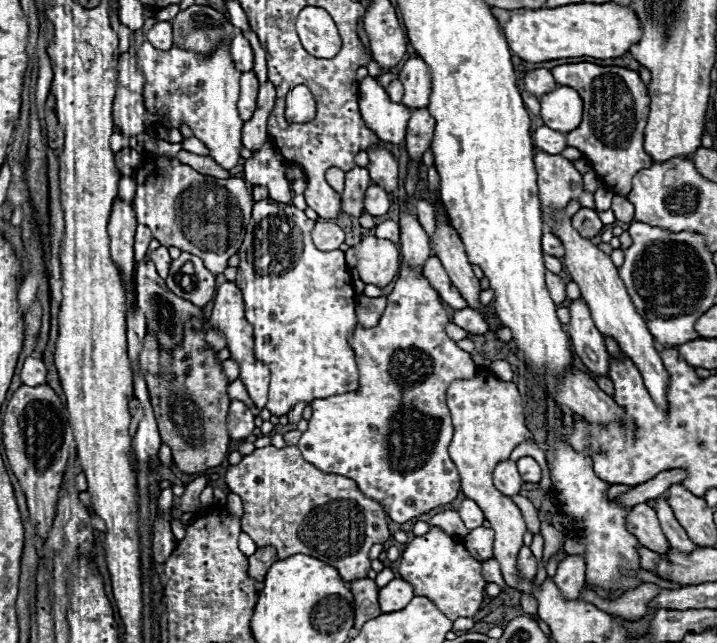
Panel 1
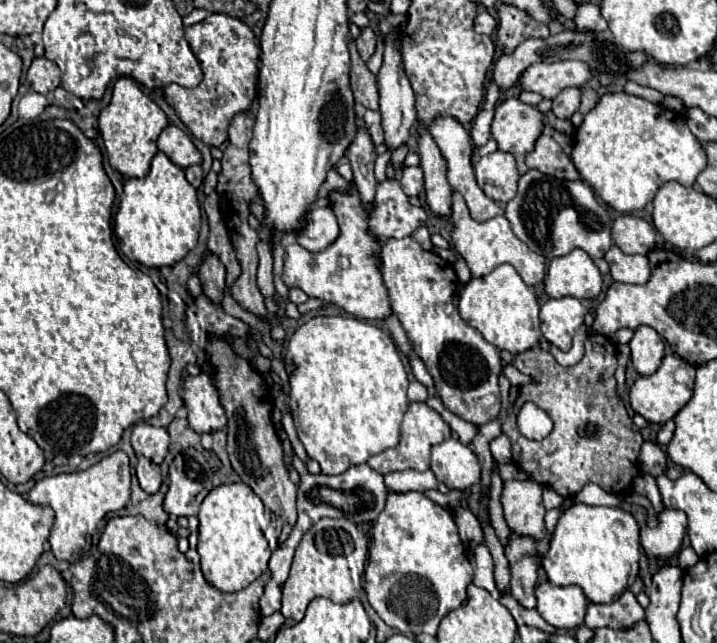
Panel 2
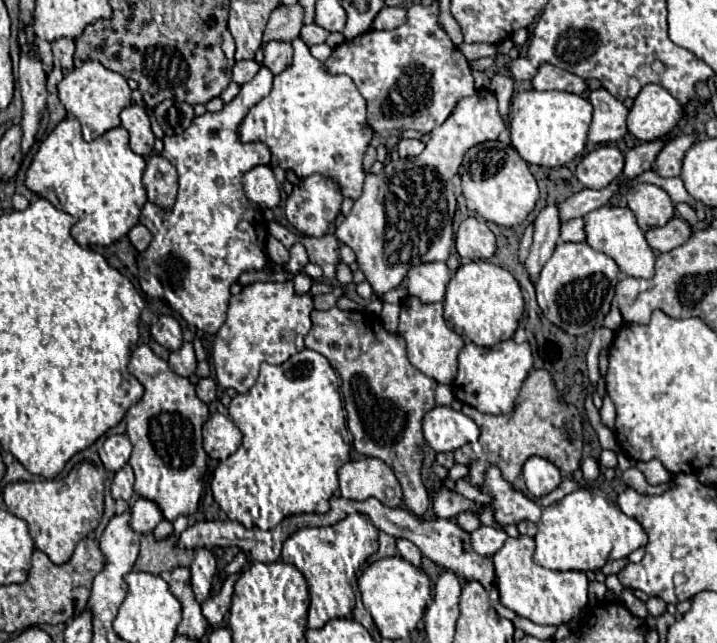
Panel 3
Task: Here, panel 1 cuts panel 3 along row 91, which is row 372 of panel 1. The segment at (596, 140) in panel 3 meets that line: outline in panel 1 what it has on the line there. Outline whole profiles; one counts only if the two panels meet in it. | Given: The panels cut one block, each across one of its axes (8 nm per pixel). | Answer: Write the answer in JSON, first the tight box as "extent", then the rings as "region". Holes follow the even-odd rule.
{"extent":[568,298,608,376],"region":[[[578,298],[572,300],[568,310],[570,310],[568,334],[576,356],[584,362],[584,366],[590,372],[608,376],[608,350],[604,346],[602,334],[598,332],[590,318],[588,304],[582,298]]]}

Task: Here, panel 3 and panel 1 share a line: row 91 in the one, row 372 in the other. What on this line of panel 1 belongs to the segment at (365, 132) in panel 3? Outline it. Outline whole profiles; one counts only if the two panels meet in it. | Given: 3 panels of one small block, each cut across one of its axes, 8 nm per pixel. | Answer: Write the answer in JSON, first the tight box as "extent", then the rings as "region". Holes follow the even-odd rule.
{"extent":[234,198,358,416],"region":[[[270,198],[266,200],[260,200],[254,204],[254,210],[252,210],[252,220],[246,228],[246,236],[244,236],[244,242],[238,250],[238,256],[240,256],[240,266],[238,266],[238,276],[234,280],[234,284],[242,290],[242,296],[244,296],[244,304],[246,304],[246,320],[254,326],[254,356],[258,360],[262,360],[270,372],[272,372],[272,380],[270,380],[270,392],[268,392],[268,404],[266,408],[276,414],[276,416],[282,416],[282,414],[288,414],[294,404],[298,402],[312,402],[314,398],[324,398],[324,396],[332,396],[332,394],[342,394],[342,392],[352,392],[358,388],[358,368],[356,368],[356,360],[354,360],[354,352],[348,348],[348,334],[352,332],[352,328],[356,326],[356,314],[354,314],[354,308],[356,308],[356,292],[354,292],[354,286],[352,286],[352,276],[350,276],[350,270],[344,262],[344,252],[340,250],[330,250],[330,252],[322,252],[318,250],[314,244],[312,244],[312,238],[310,238],[310,232],[312,232],[312,224],[314,220],[310,220],[302,210],[298,210],[296,206],[292,204],[282,204],[282,202],[274,202]]]}

